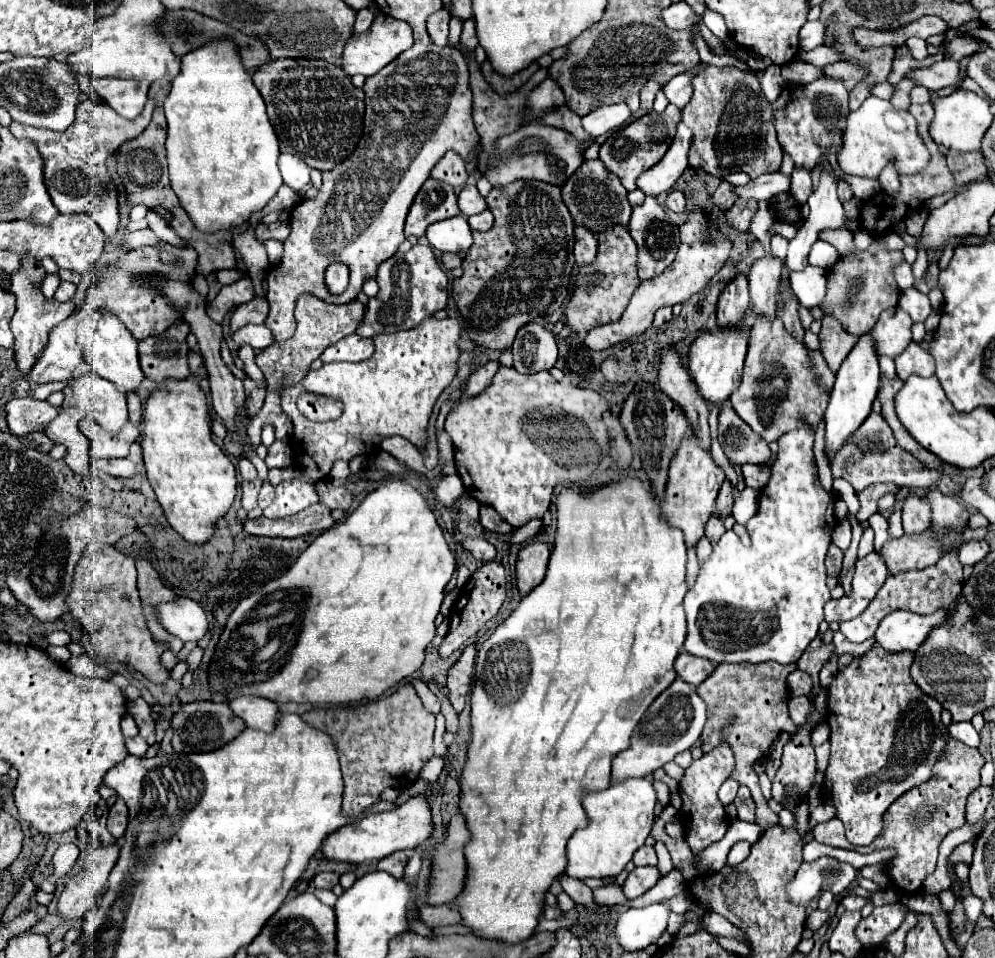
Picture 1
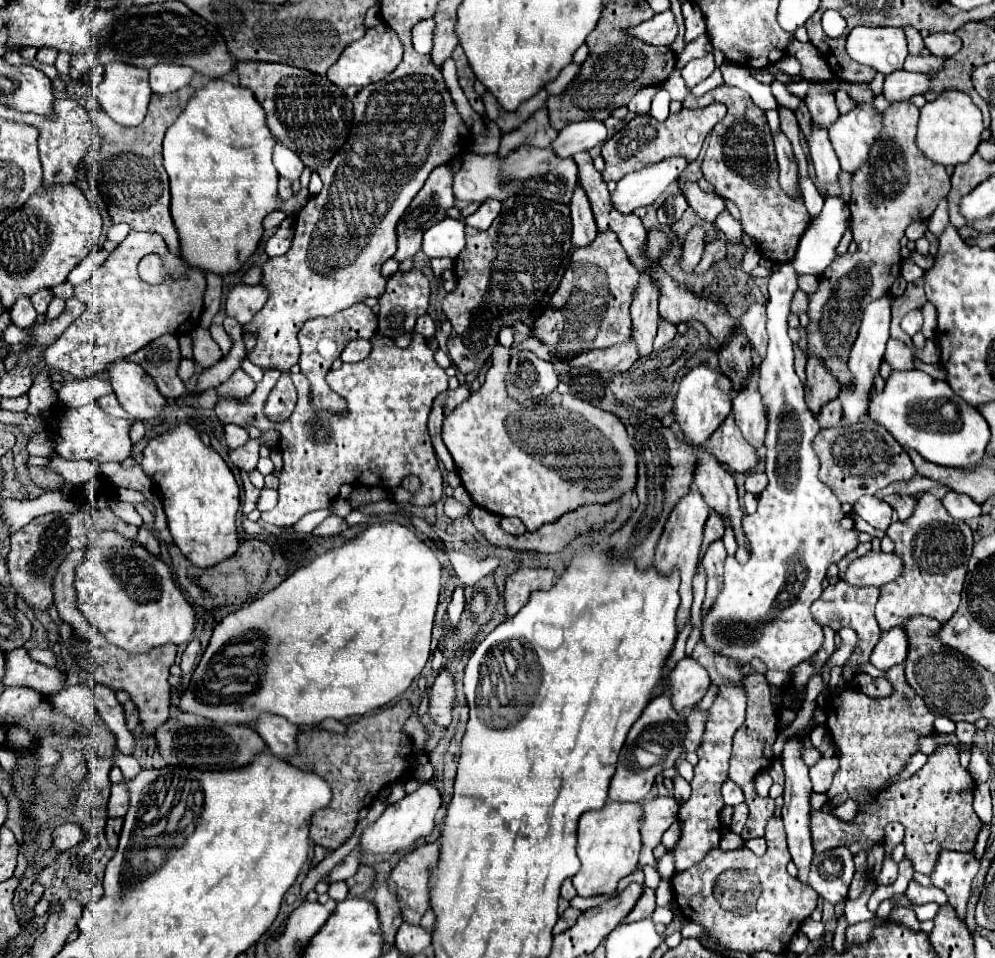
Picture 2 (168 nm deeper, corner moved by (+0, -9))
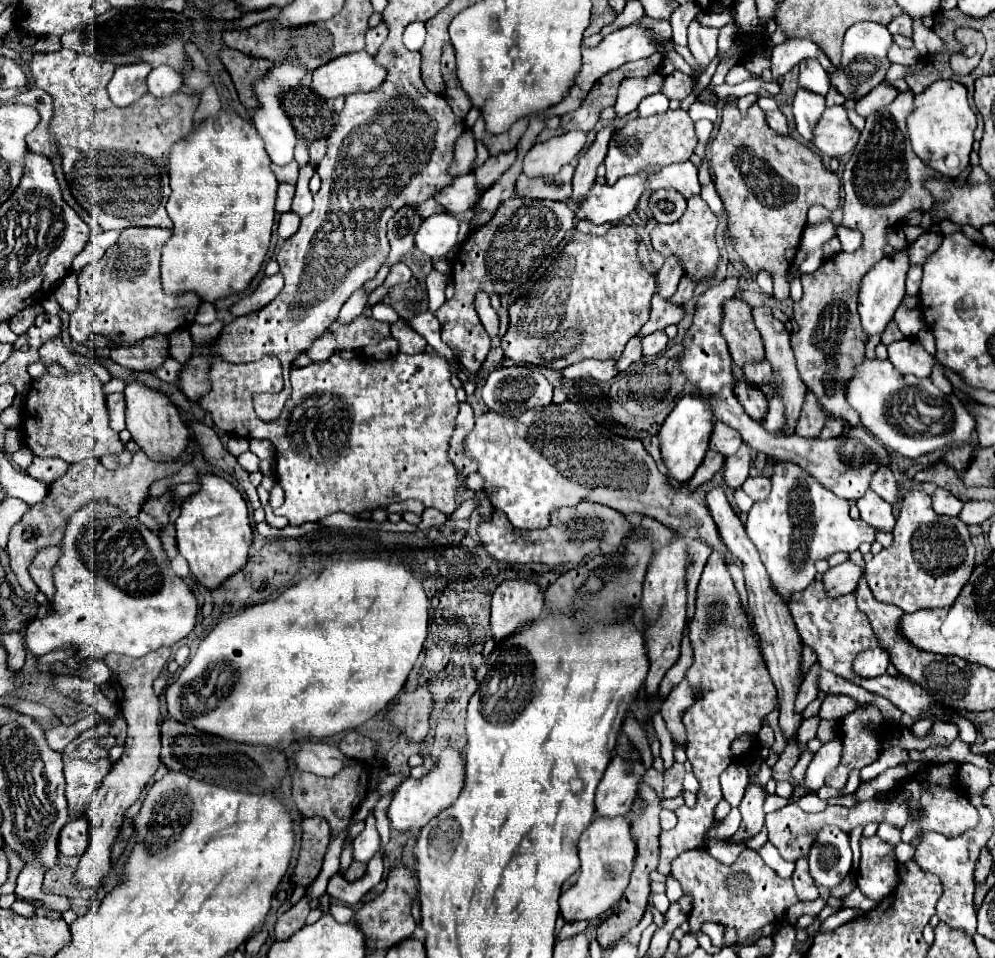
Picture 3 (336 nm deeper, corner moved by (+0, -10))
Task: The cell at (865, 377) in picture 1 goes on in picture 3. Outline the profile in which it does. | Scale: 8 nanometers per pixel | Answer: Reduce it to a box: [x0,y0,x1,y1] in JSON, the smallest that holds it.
[859,240,911,334]

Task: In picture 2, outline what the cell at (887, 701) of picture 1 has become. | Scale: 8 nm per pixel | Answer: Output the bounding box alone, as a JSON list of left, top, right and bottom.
[825,665,935,807]

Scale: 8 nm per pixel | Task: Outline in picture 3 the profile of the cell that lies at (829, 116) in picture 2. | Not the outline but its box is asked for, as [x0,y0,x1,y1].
[799,58,829,96]

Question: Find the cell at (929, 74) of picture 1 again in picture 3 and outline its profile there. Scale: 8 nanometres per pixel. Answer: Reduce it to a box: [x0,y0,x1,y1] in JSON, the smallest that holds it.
[855,84,899,118]

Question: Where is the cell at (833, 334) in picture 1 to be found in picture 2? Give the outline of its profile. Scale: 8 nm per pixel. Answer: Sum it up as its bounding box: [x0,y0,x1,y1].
[805,353,839,415]

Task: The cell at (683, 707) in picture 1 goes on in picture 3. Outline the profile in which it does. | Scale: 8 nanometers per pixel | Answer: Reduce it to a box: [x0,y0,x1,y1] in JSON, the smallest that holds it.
[595,756,645,818]

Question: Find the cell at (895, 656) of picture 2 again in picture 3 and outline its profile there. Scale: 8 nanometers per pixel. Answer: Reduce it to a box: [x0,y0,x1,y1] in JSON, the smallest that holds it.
[853,648,889,678]

